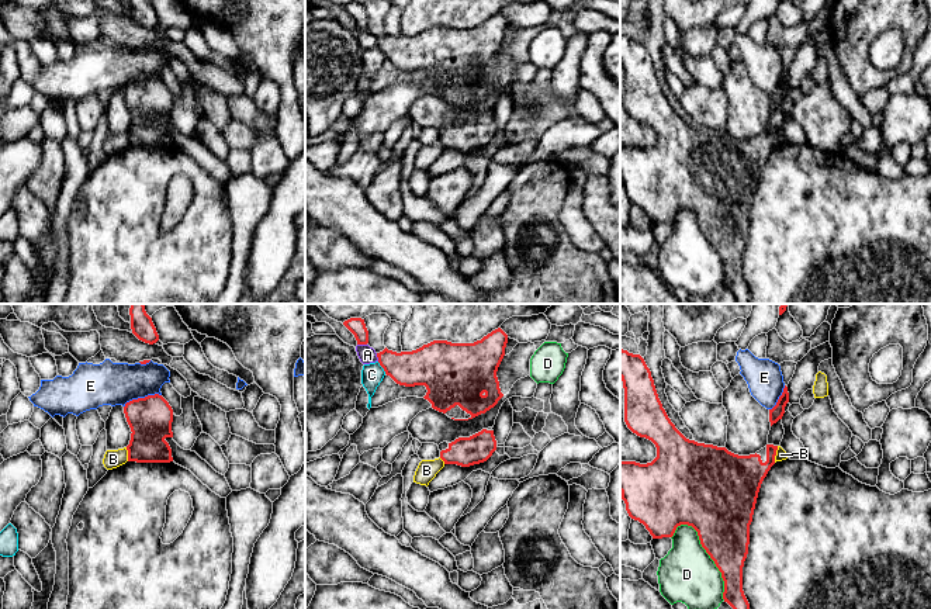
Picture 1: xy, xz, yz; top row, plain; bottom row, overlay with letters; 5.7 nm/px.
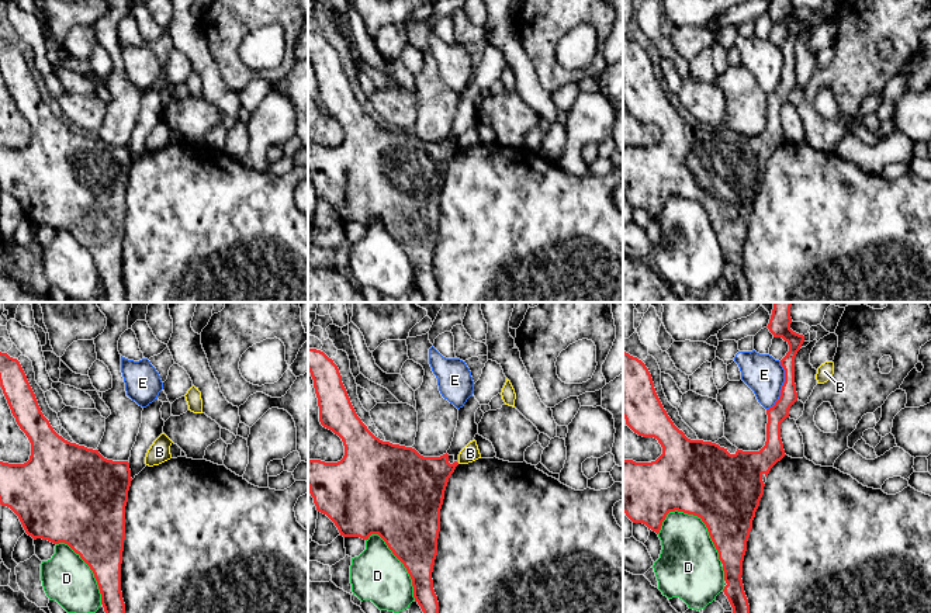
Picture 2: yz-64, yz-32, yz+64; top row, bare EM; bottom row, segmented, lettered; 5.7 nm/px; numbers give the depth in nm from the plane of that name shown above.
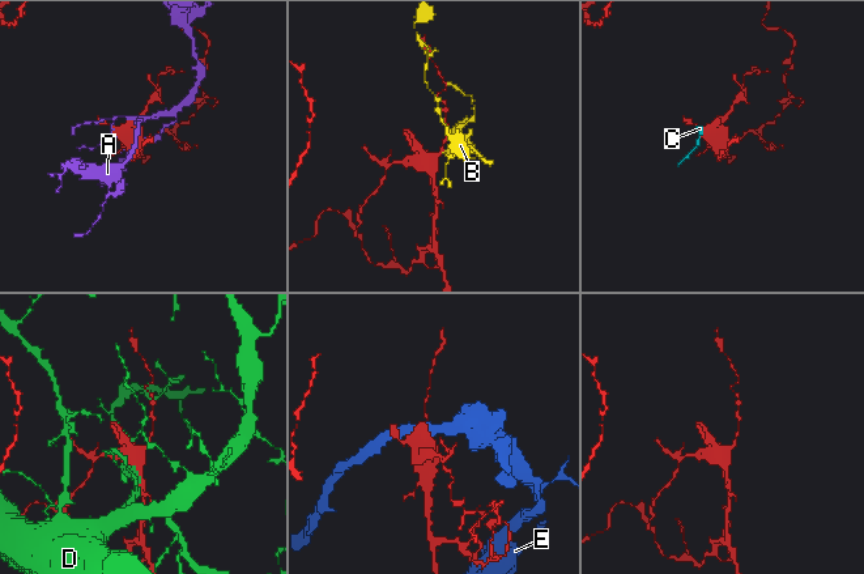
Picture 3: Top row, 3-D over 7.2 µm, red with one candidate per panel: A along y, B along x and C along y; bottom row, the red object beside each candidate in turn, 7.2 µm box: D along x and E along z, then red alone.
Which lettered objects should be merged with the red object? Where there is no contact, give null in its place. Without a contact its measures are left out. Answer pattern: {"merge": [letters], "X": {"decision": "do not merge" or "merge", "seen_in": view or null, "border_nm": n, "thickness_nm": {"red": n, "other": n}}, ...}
{"merge": [], "A": {"decision": "do not merge", "seen_in": "xz", "border_nm": 60, "thickness_nm": {"red": 100, "other": 100}}, "B": {"decision": "do not merge", "seen_in": "yz", "border_nm": 100, "thickness_nm": {"red": 260, "other": 60}}, "C": {"decision": "do not merge", "seen_in": "xz", "border_nm": 90, "thickness_nm": {"red": 220, "other": 130}}, "D": {"decision": "do not merge", "seen_in": "yz", "border_nm": 500, "thickness_nm": {"red": 340, "other": 320}}, "E": {"decision": "do not merge", "seen_in": "xy", "border_nm": 220, "thickness_nm": {"red": 240, "other": 240}}}

